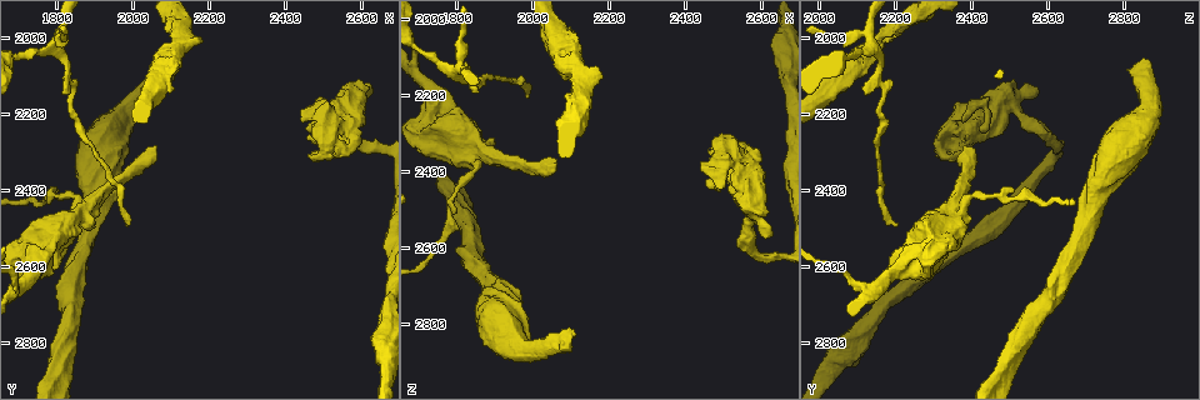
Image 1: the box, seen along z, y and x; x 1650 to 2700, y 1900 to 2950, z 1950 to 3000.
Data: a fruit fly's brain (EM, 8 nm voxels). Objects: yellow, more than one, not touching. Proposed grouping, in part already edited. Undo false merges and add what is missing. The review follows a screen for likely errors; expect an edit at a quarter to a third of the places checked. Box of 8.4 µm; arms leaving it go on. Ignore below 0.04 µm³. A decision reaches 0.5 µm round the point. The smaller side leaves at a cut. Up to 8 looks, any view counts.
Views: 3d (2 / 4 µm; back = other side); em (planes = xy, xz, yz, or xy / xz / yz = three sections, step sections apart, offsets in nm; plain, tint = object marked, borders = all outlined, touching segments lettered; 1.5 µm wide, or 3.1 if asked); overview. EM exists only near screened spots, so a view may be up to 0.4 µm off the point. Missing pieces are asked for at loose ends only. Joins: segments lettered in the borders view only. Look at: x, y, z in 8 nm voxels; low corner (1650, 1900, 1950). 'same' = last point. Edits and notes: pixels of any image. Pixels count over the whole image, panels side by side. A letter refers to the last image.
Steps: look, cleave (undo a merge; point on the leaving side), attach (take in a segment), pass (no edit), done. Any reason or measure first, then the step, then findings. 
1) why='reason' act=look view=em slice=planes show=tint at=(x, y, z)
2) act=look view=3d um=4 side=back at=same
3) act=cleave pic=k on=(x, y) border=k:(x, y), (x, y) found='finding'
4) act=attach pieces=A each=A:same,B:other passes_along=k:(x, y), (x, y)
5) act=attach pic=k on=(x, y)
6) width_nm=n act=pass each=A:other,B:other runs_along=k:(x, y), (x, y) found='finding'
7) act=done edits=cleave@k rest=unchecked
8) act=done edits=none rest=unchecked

why='branch stops here' act=look view=3d um=4 at=(2115, 2085, 2825)

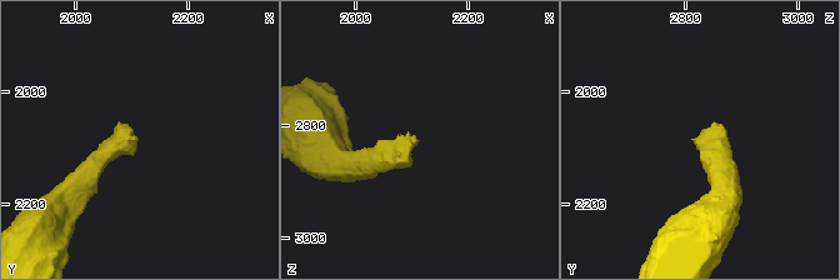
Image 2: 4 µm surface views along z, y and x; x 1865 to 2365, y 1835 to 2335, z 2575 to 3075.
act=look view=em slice=planes show=borders at=(2110, 2080, 2830)

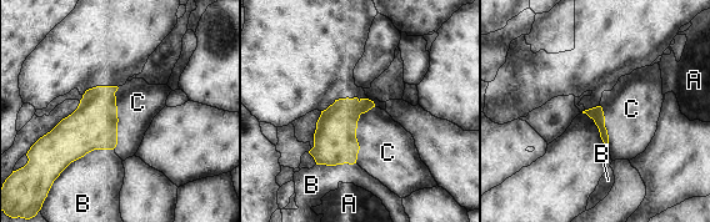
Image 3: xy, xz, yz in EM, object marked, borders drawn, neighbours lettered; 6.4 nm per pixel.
longest_contact=C:380nm act=attach pieces=C each=A:other,B:other,C:same passes_along=3:(335, 142), (355, 132), (388, 152) found='it goes on there'

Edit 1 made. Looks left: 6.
act=look view=overview

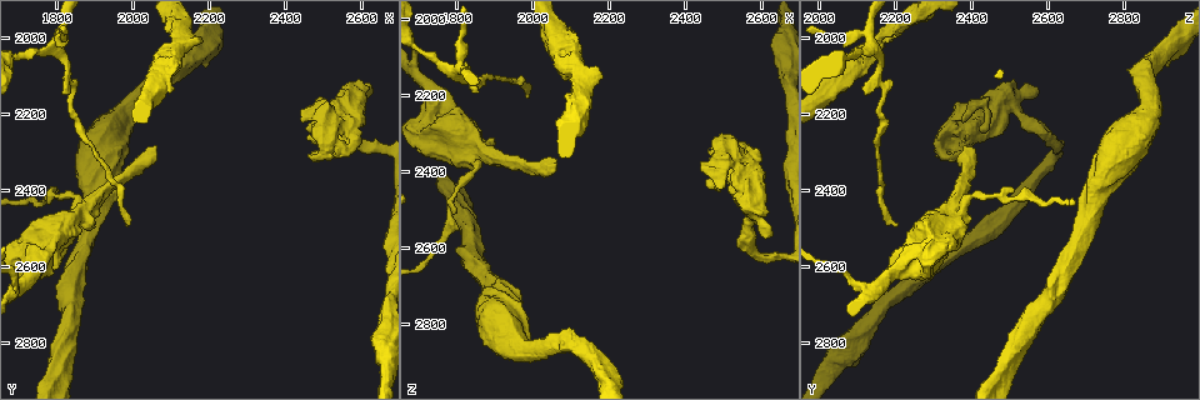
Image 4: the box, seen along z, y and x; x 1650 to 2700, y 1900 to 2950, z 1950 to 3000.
act=look view=em slice=planes show=tint at=(1845, 2415, 2390)

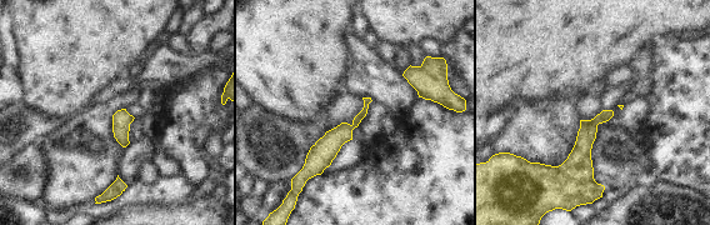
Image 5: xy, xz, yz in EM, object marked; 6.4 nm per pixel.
why='what lies round it' act=look view=em slice=planes show=borders at=same

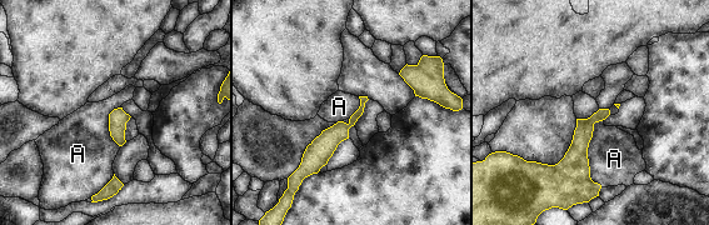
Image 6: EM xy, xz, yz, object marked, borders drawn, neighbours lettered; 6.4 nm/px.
width_nm=120 longest_contact=A:440nm act=pass each=A:other found='all the same neuron'

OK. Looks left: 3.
why='three-way junction' act=look view=em slice=yz step=4 show=tint at=(1770, 2035, 2125)

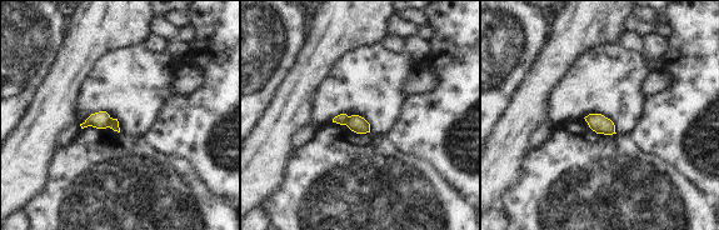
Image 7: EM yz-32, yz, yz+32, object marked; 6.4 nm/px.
why='another direction' act=look view=em slice=planes show=borders at=same

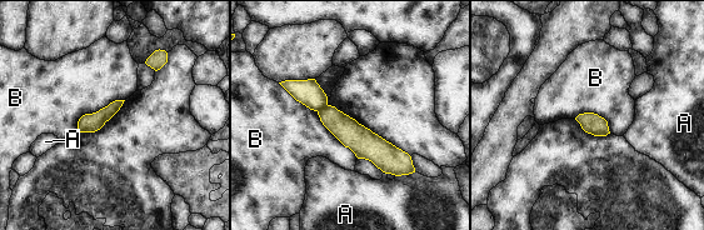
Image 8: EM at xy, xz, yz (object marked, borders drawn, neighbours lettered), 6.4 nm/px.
width_nm=130 act=cleave pic=8 on=(309, 93) each=A:other,B:other border=8:(326, 104), (318, 111) found='a second neuron is stuck on'

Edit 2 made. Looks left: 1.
act=done edits=attach@3,cleave@8 rest=unchecked

